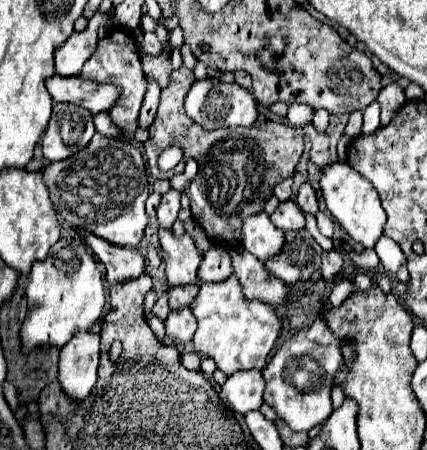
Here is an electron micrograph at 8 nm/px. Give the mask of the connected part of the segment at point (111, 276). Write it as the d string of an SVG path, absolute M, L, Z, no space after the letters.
M84 230L82 236L86 238L86 244L92 248L92 252L106 266L108 284L128 282L144 274L144 266L146 266L144 256L136 248L116 248Z

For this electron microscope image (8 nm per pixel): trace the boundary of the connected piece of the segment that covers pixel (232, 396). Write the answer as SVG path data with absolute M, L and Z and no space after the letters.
M260 370L236 372L222 384L222 392L226 394L232 408L240 414L248 414L252 410L260 410L264 398L264 378Z

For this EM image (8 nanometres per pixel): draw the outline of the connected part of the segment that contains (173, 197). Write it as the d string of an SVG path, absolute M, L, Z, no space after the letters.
M170 190L170 192L166 192L162 196L162 202L158 206L158 212L156 212L158 224L162 228L172 228L178 212L180 212L180 192L178 190Z

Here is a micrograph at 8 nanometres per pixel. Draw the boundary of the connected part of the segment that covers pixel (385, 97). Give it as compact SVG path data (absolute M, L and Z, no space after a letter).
M390 82L388 86L384 86L380 90L378 102L382 106L382 120L380 120L380 124L386 126L386 124L390 124L392 116L396 114L396 110L406 102L406 96L404 96L404 90L396 82Z

